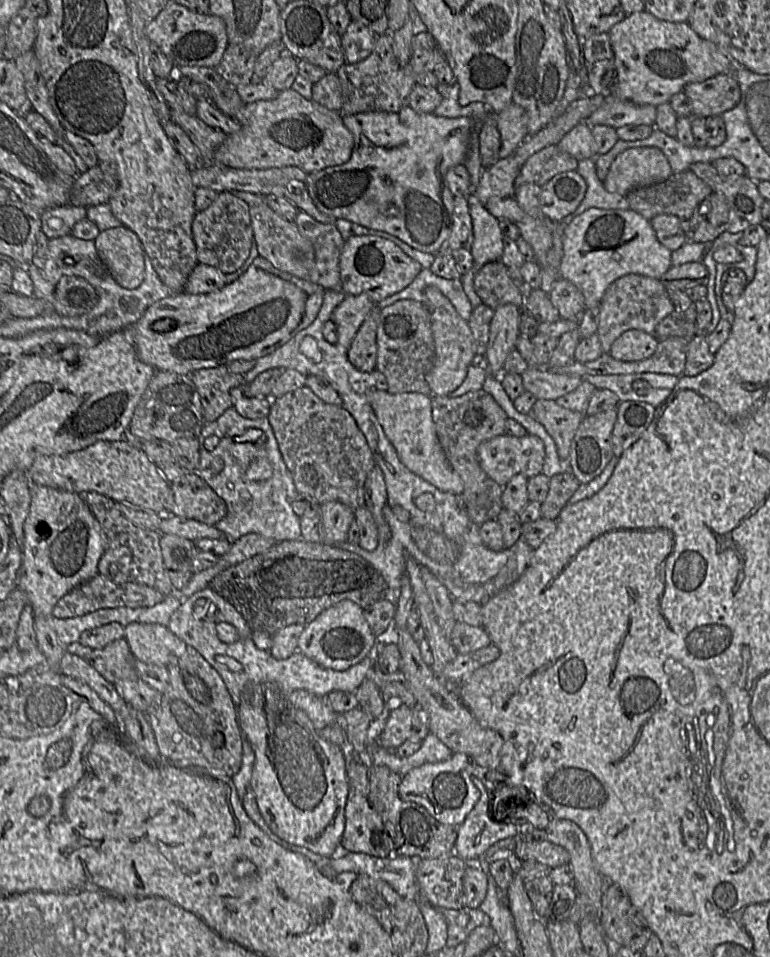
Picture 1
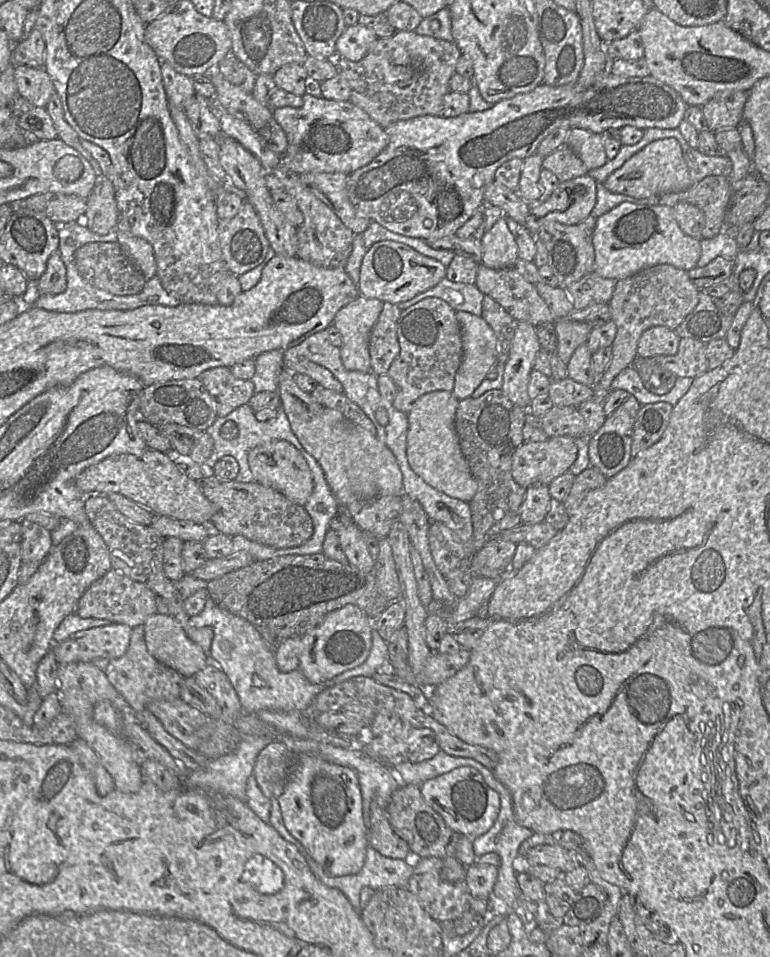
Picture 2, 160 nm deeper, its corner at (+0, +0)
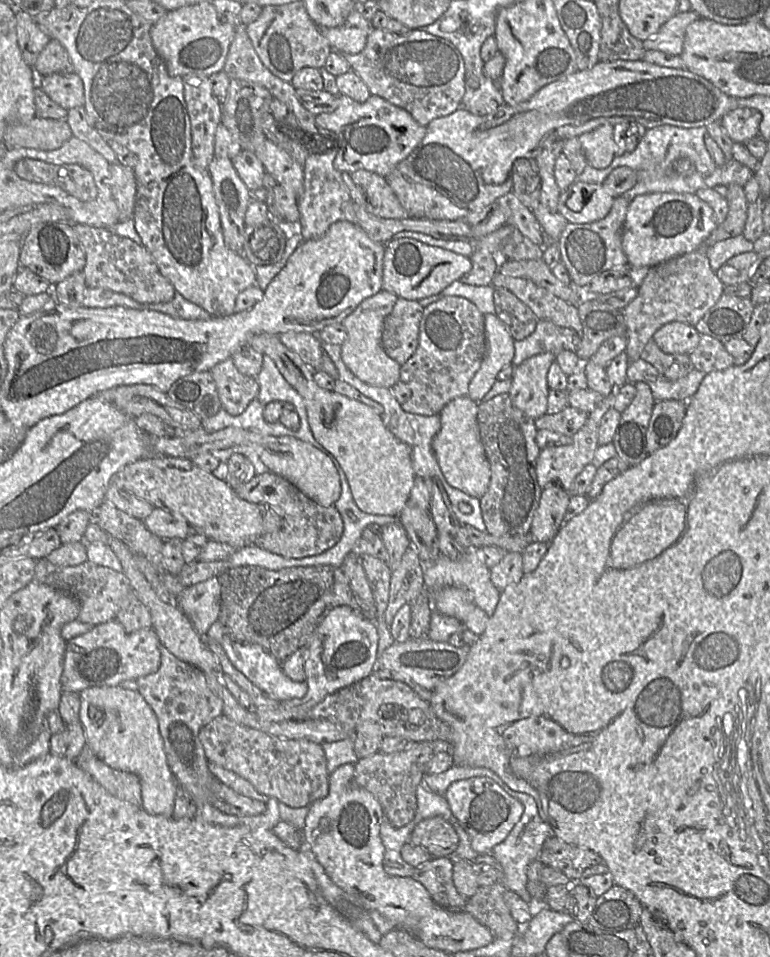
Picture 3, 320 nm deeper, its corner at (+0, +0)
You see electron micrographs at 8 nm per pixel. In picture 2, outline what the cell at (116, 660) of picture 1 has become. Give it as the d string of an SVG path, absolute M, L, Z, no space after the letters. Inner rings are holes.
M143 625L132 628L127 651L123 656L109 660L104 673L135 712L147 708L148 702L152 700L180 699L181 686L185 678L150 655L145 643Z

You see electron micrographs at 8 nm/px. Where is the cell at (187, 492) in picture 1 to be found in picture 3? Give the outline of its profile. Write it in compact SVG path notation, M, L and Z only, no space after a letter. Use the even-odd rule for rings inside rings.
M272 472L256 475L249 482L235 488L237 495L254 504L263 505L274 511L282 520L280 529L259 536L253 544L271 553L286 558L313 556L334 547L341 539L344 521L334 506L321 506L303 494L285 478Z

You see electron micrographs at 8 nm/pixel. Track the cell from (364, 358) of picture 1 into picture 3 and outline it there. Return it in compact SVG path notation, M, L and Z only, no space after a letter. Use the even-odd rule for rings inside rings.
M398 298L392 312L386 317L382 331L382 345L387 355L405 364L415 353L419 344L419 325L424 307L417 300Z

